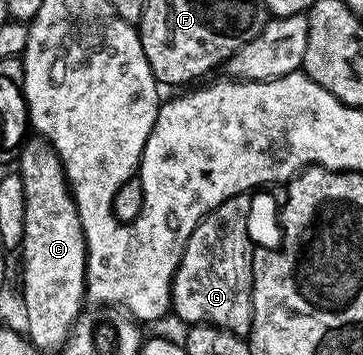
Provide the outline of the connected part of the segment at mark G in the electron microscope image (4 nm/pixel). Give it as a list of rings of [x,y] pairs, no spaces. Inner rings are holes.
[[[246,192],[237,194],[217,206],[193,230],[175,276],[171,280],[171,312],[184,320],[184,325],[212,324],[244,338],[250,337],[253,326],[253,243],[247,237],[251,228],[251,199]]]

